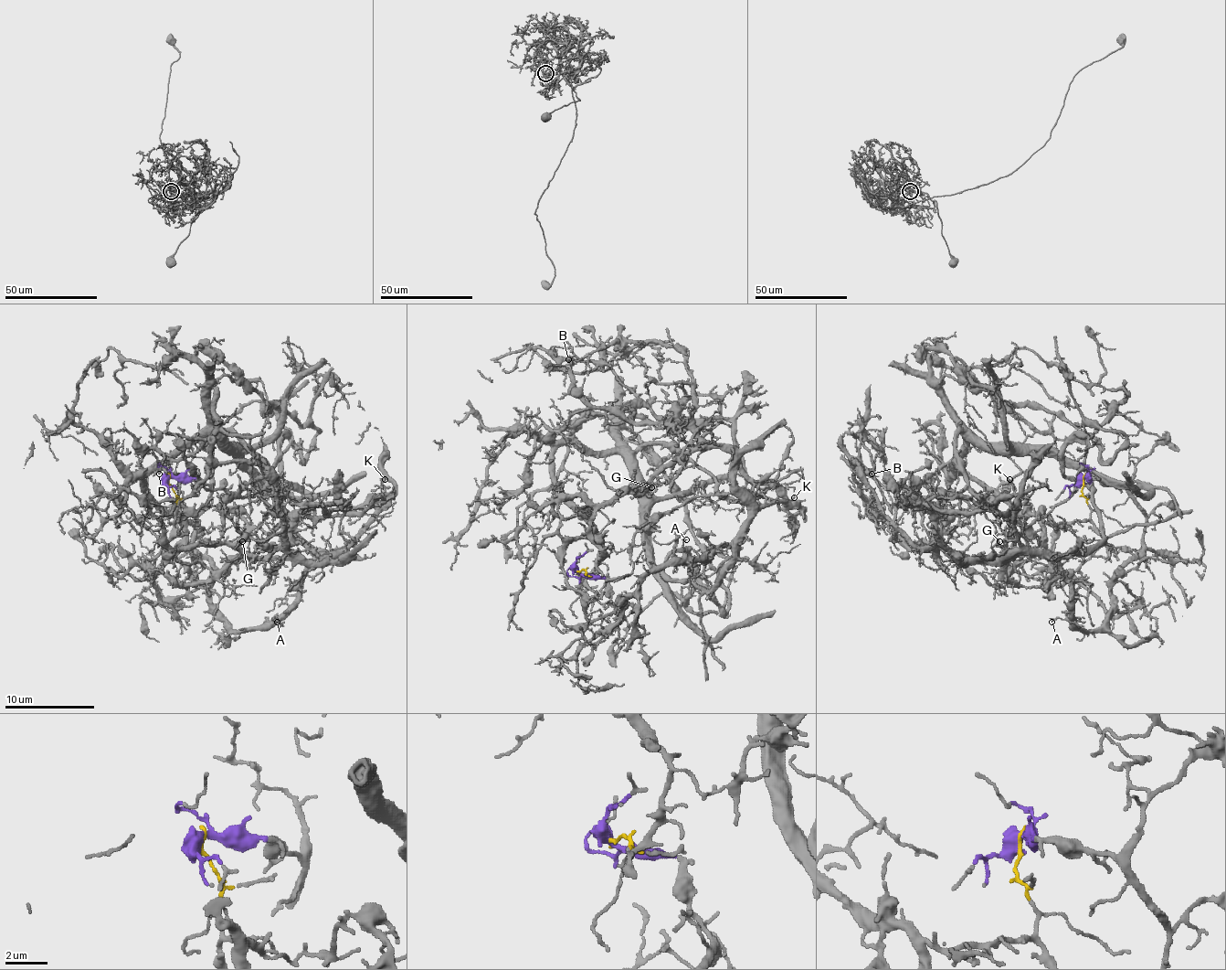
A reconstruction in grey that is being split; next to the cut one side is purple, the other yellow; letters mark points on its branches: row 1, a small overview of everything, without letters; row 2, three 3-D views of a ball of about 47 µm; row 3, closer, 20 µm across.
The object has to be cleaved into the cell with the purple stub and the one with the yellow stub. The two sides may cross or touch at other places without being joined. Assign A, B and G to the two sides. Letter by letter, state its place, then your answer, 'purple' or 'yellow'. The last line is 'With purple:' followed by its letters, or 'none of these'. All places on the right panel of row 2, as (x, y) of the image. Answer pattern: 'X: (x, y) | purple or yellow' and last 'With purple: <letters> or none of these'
A: (1051, 622) | purple
B: (871, 474) | yellow
G: (999, 541) | purple
With purple: A, G

